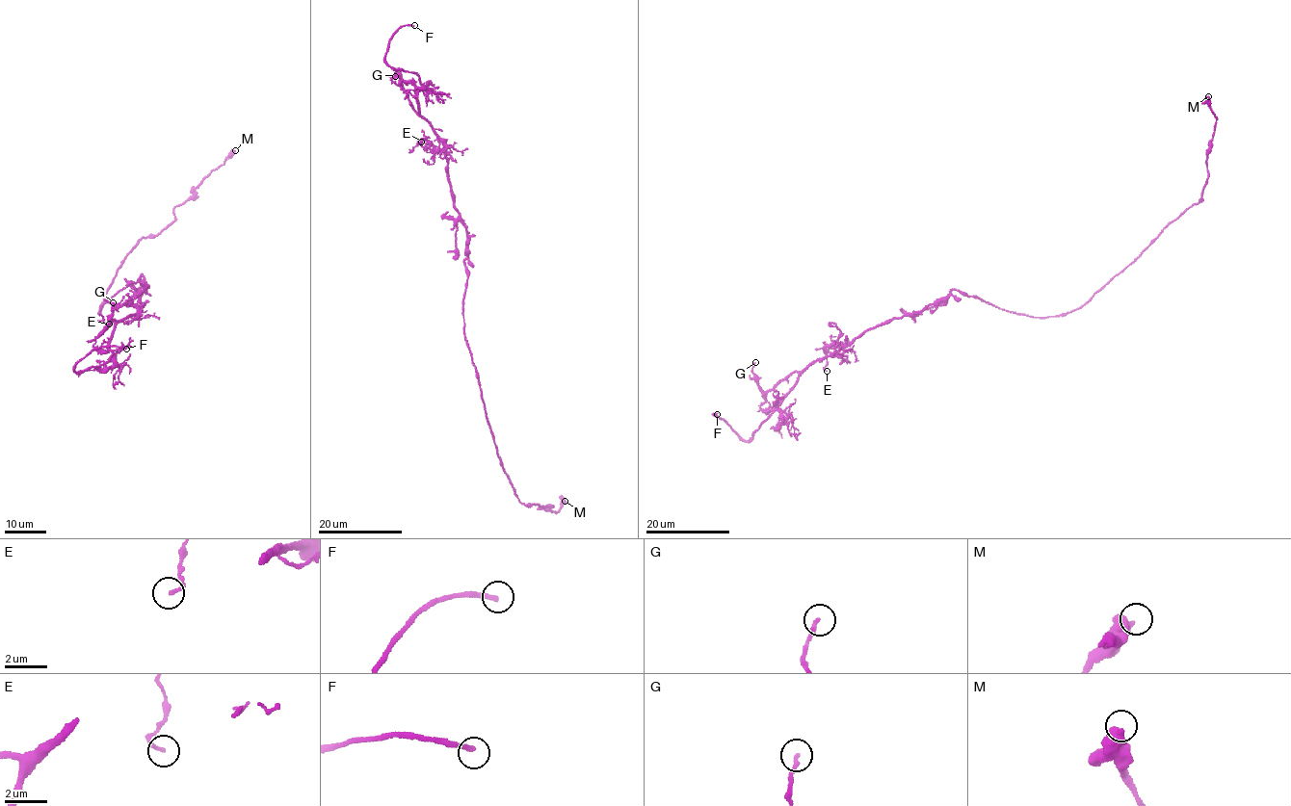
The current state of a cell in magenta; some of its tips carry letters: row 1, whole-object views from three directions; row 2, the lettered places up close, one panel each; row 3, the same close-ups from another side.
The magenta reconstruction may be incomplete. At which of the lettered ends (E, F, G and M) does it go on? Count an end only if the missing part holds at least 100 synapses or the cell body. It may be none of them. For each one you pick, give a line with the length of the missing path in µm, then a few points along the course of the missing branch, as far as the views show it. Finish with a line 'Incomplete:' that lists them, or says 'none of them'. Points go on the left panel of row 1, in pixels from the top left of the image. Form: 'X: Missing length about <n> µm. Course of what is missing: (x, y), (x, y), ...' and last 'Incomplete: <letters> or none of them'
F: Missing length about 15 µm
Incomplete: F

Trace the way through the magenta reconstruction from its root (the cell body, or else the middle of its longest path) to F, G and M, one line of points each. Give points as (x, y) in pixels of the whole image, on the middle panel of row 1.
F: (463, 297), (467, 232), (445, 149), (419, 114), (418, 75), (384, 59), (391, 36), (414, 25)
G: (463, 297), (467, 232), (455, 207), (445, 149), (430, 122), (413, 109), (397, 71), (395, 76)
M: (463, 297), (464, 337), (497, 454), (516, 495), (524, 505), (546, 506), (556, 513), (565, 501)

